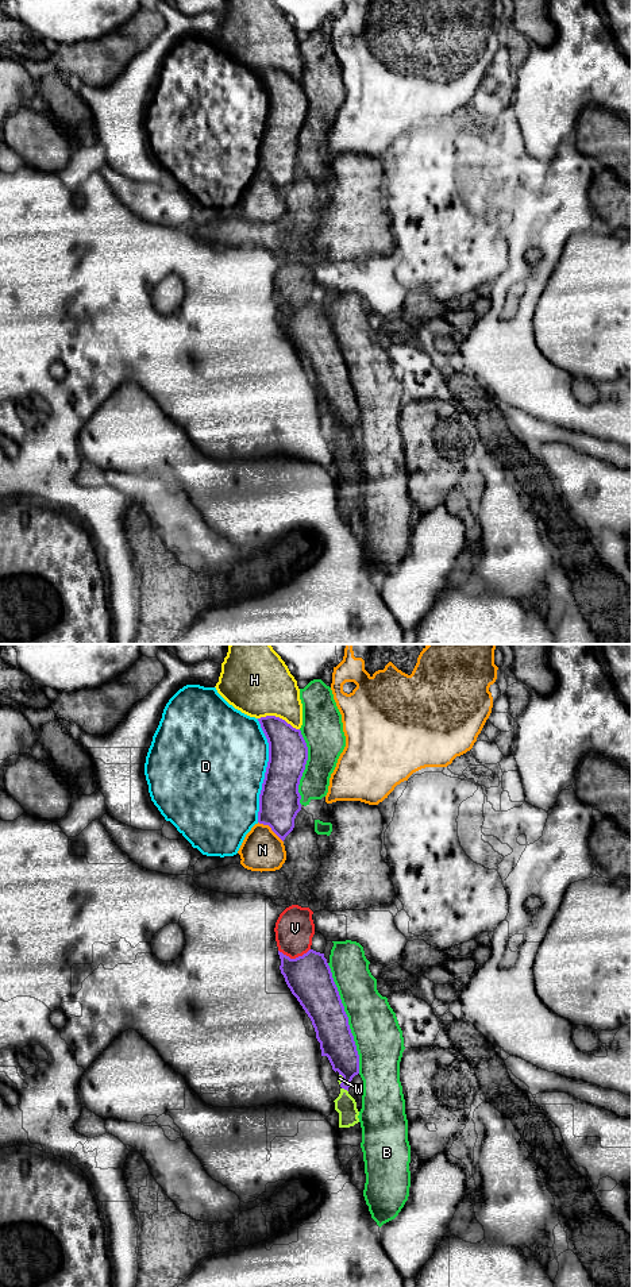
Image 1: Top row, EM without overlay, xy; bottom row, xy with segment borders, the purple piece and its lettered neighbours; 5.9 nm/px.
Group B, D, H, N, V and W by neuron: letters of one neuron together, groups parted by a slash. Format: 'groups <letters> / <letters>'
groups B / D / H / N / V W

